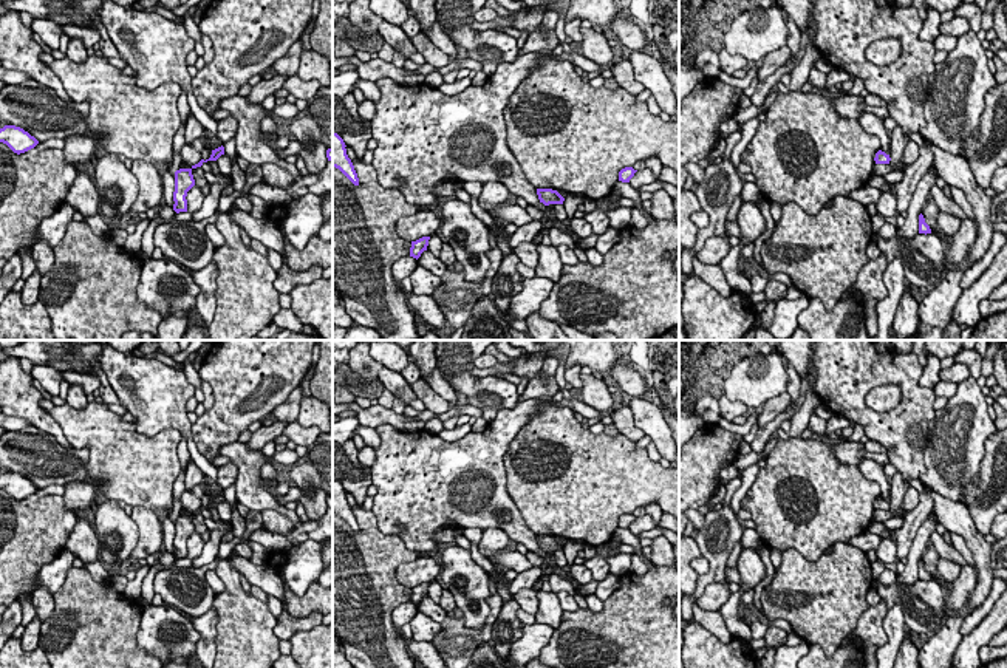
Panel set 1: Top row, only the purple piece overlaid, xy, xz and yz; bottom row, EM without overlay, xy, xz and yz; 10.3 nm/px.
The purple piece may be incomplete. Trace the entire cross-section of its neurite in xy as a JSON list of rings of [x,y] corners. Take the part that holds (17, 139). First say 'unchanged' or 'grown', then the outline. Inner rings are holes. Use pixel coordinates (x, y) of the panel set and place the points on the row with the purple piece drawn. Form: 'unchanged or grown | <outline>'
unchanged | [[[5,125],[0,128],[0,142],[6,144],[17,155],[25,153],[39,144],[34,136],[15,125]]]

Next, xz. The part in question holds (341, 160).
unchanged | [[[333,131],[333,167],[339,169],[354,186],[359,186],[357,173],[345,147],[343,139]]]

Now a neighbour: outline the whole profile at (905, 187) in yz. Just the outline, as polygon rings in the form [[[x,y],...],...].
[[[923,138],[923,145],[920,147],[919,158],[905,167],[903,179],[896,182],[897,192],[897,213],[908,212],[910,201],[922,176],[933,165],[933,152],[930,148],[931,141]]]

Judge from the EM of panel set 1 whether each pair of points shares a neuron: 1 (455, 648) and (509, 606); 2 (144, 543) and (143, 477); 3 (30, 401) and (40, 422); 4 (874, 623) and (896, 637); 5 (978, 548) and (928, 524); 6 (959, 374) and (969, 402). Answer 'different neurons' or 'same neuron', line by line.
1: different neurons
2: different neurons
3: same neuron
4: different neurons
5: different neurons
6: different neurons

